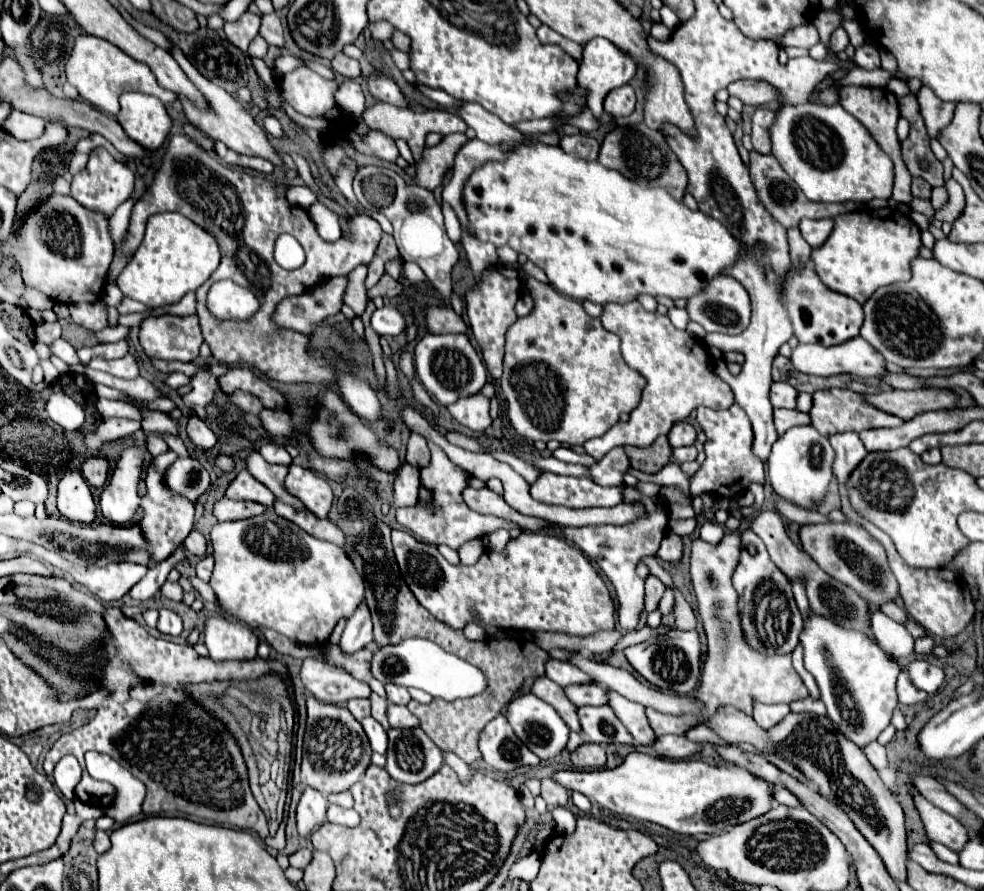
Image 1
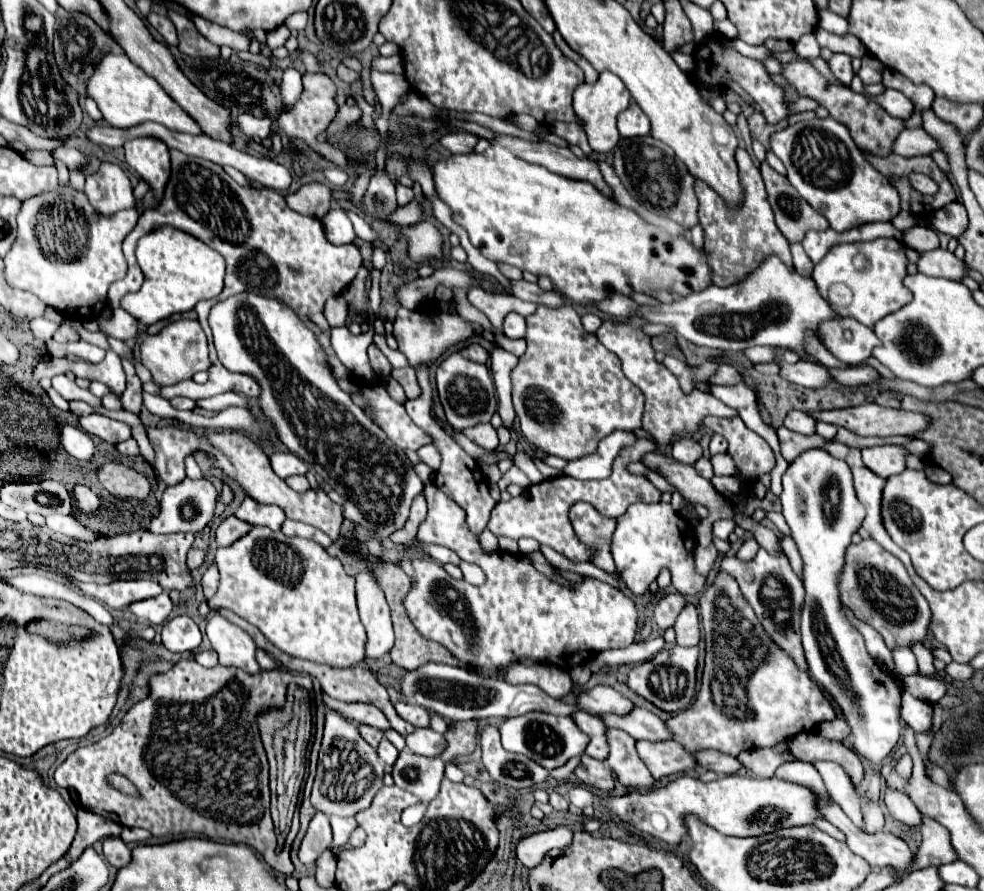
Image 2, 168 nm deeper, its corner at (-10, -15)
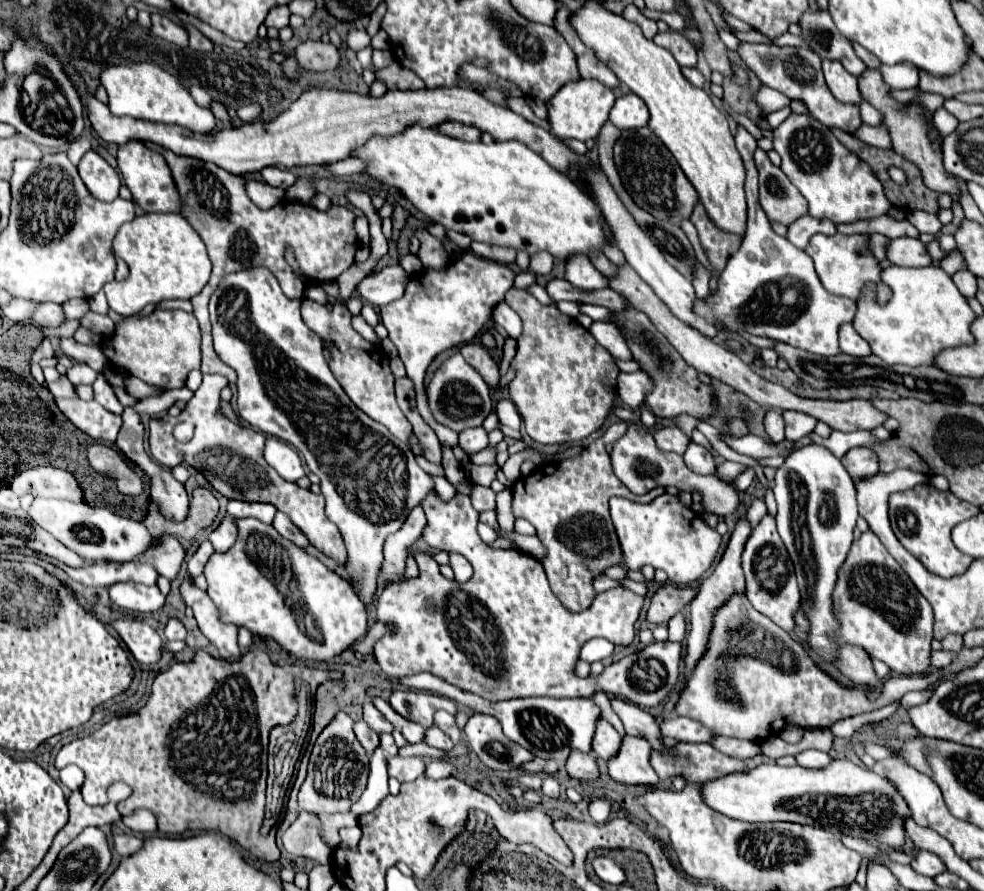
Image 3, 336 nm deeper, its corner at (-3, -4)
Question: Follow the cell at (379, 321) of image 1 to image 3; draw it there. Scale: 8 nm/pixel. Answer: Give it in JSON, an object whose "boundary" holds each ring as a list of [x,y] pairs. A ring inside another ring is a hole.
{"boundary":[[[465,252],[461,260],[451,260],[445,272],[429,270],[423,276],[411,278],[403,298],[381,308],[381,322],[387,326],[389,338],[397,346],[399,358],[407,368],[407,376],[415,384],[417,410],[421,418],[435,430],[439,442],[445,442],[451,448],[457,444],[457,434],[451,428],[445,428],[433,420],[423,386],[425,370],[439,352],[451,346],[471,342],[481,332],[485,322],[491,318],[493,306],[499,304],[505,292],[513,286],[513,278],[515,272],[509,266],[483,260]]]}

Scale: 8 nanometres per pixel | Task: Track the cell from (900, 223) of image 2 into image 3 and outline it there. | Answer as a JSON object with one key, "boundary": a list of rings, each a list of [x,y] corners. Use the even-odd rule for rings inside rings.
{"boundary":[[[883,215],[881,218],[873,218],[873,220],[860,220],[853,224],[839,224],[837,232],[841,234],[857,234],[857,232],[865,232],[865,234],[873,234],[873,232],[881,232],[887,238],[895,239],[901,236],[919,238],[919,232],[907,218],[897,220],[893,216]]]}

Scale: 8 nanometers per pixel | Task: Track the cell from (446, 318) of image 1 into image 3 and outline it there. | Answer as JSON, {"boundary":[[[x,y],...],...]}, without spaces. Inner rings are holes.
{"boundary":[[[467,342],[463,346],[459,346],[459,352],[463,354],[463,358],[479,370],[479,374],[483,376],[483,380],[489,384],[489,386],[497,386],[499,382],[499,368],[497,364],[493,362],[491,354],[481,346],[481,344],[475,344],[475,342]]]}

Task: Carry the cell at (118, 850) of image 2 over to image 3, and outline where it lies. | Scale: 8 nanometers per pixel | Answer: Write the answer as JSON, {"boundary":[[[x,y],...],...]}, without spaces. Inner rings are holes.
{"boundary":[[[113,834],[113,846],[117,850],[117,854],[121,856],[129,856],[133,852],[137,852],[141,848],[143,840],[133,836],[133,834]]]}

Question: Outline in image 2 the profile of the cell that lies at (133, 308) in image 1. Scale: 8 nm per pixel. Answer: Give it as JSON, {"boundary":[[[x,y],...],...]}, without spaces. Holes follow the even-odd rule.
{"boundary":[[[114,309],[114,315],[110,321],[100,319],[100,327],[106,329],[112,337],[122,341],[128,341],[136,335],[136,325],[138,321],[132,315],[128,315],[124,309]]]}

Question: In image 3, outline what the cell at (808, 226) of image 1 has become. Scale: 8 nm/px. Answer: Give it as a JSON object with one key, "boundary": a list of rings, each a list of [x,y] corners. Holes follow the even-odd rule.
{"boundary":[[[801,216],[799,220],[795,220],[791,226],[789,226],[789,232],[787,232],[787,238],[797,246],[797,248],[805,248],[811,240],[813,234],[835,234],[835,224],[831,220],[817,220],[813,216]]]}

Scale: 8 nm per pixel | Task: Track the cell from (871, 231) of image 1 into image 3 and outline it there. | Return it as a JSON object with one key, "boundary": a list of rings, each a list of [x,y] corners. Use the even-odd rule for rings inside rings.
{"boundary":[[[833,234],[833,236],[813,236],[809,240],[809,246],[805,252],[813,258],[817,276],[823,284],[823,288],[835,296],[845,296],[851,298],[853,302],[861,300],[861,294],[869,282],[875,284],[875,300],[879,304],[885,304],[893,294],[891,288],[881,284],[881,266],[879,260],[873,256],[869,248],[869,234],[853,234],[853,236],[843,236],[843,234]]]}

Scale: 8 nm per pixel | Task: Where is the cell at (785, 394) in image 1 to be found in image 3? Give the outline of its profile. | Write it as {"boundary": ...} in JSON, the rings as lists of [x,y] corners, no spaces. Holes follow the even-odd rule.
{"boundary":[[[783,412],[785,418],[785,436],[787,440],[799,440],[803,436],[807,436],[809,432],[813,432],[817,420],[813,420],[811,416],[805,416],[801,412]]]}

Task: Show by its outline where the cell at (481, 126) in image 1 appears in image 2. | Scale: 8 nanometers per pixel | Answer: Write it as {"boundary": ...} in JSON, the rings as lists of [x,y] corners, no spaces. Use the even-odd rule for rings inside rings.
{"boundary":[[[500,135],[500,145],[508,147],[512,153],[524,157],[530,163],[538,163],[548,167],[552,173],[558,173],[568,179],[578,179],[578,181],[588,181],[592,183],[604,197],[614,199],[614,193],[610,185],[604,181],[598,163],[592,159],[578,159],[570,149],[566,147],[556,147],[550,143],[528,143],[516,137]]]}

